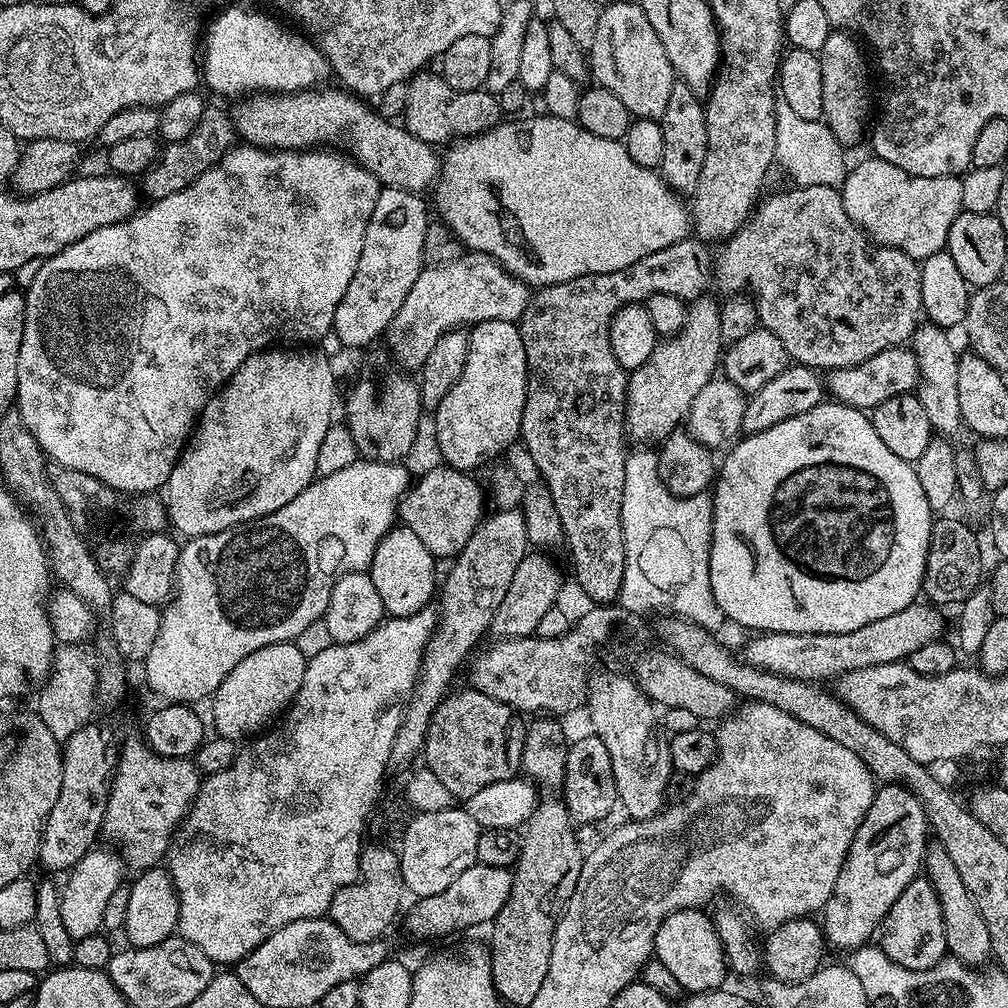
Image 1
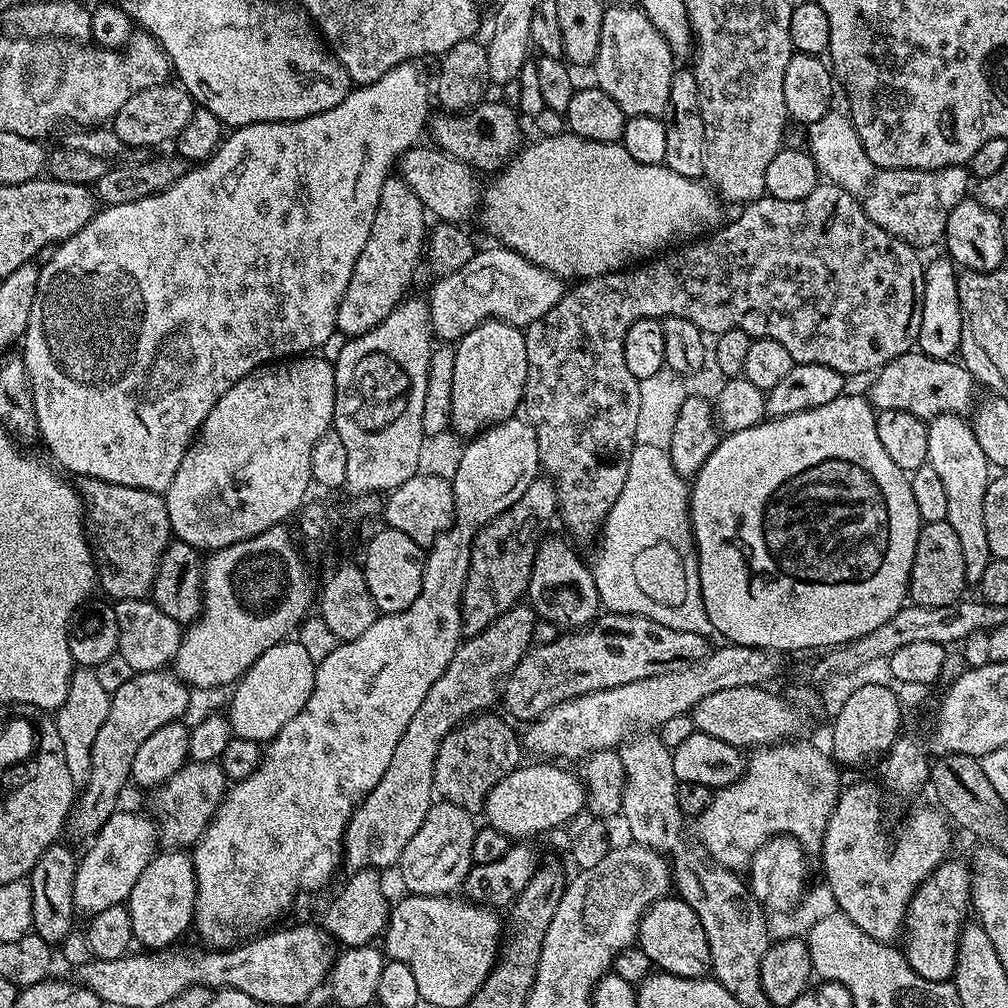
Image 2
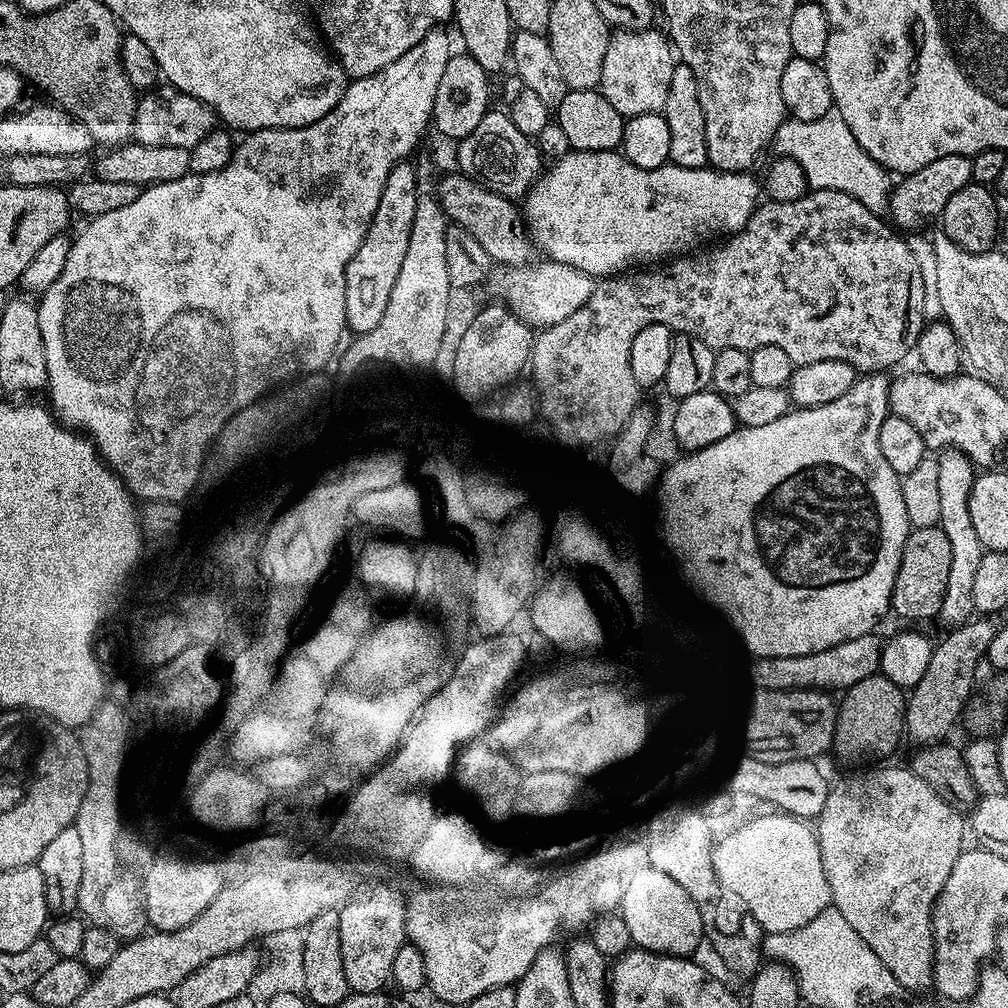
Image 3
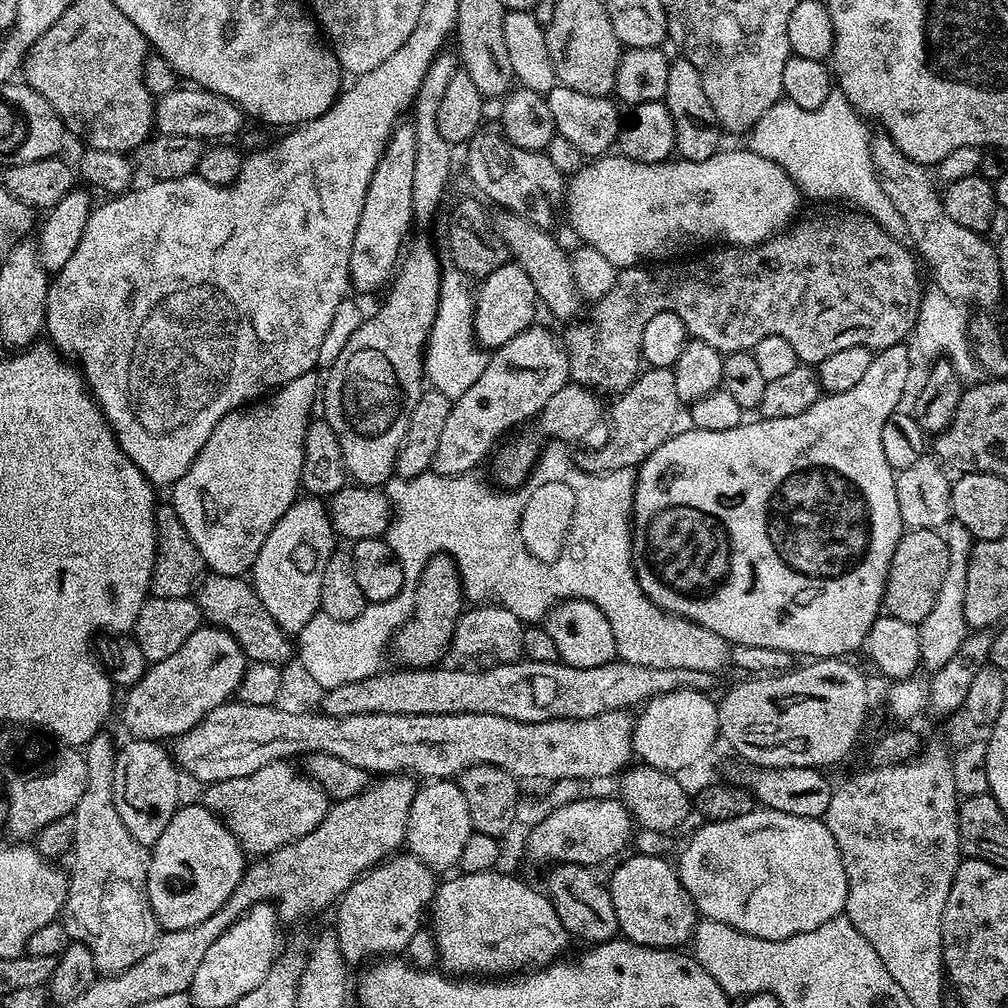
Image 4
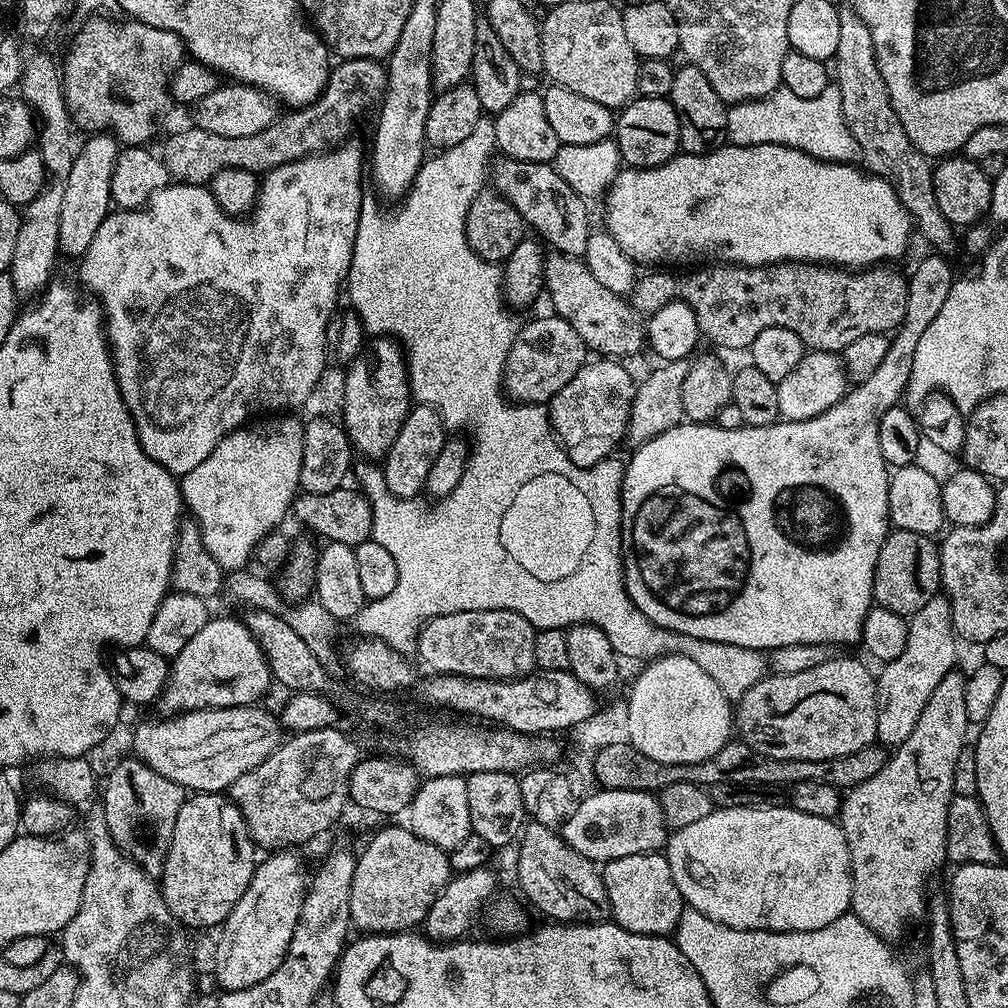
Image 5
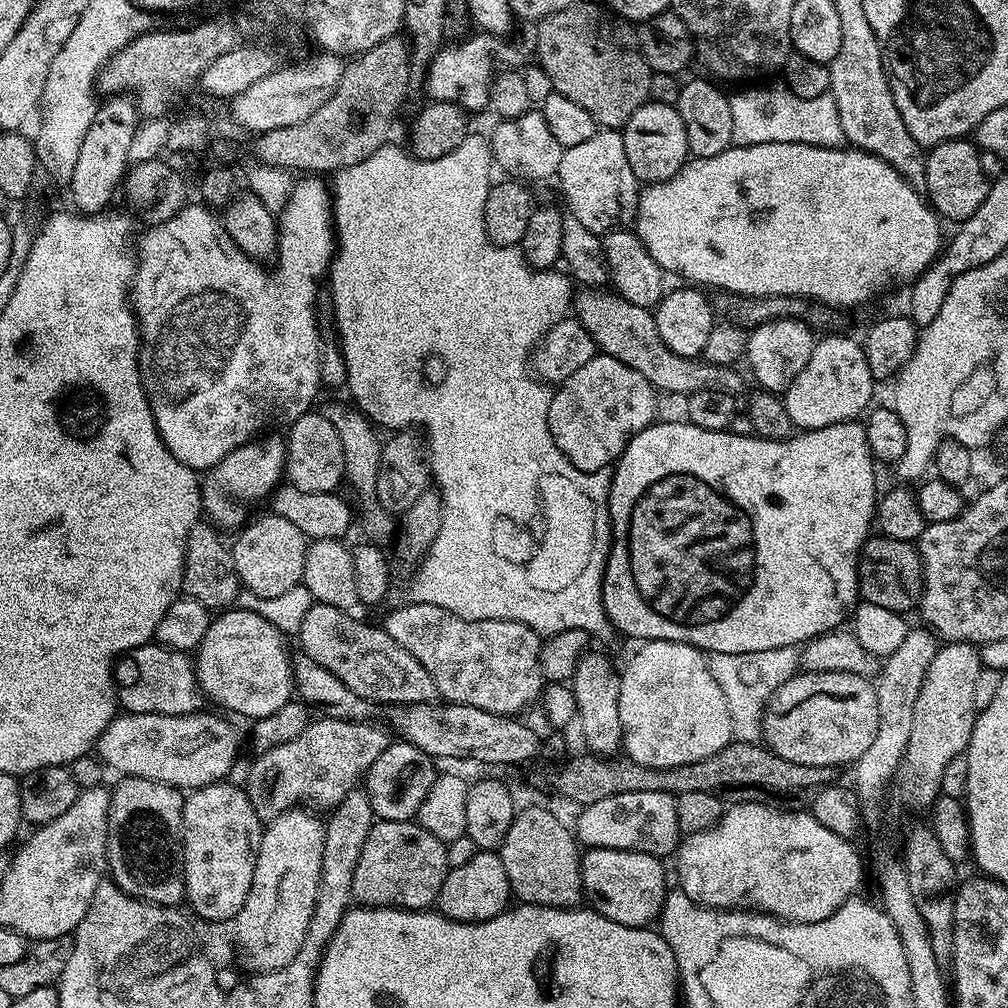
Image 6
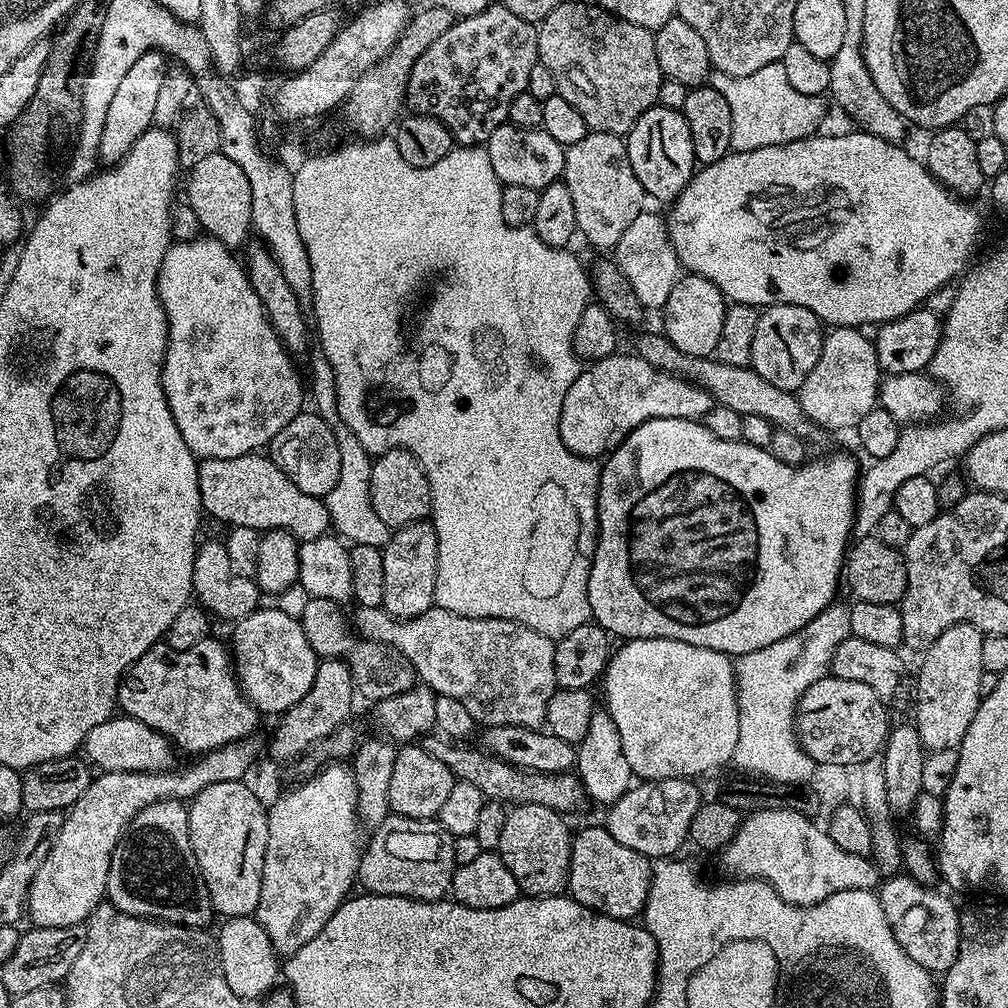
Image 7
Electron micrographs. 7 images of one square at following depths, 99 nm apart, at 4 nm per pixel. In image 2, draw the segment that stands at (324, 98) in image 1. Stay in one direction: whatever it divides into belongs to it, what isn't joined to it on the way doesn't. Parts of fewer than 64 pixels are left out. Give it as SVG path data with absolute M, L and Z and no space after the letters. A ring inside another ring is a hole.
M435 146L420 147L407 148L401 154L398 175L406 182L406 186L410 186L410 190L414 190L414 194L418 194L418 202L422 202L425 213L429 217L436 216L432 218L446 224L463 225L464 220L471 216L473 219L482 203L482 184L476 181L477 173L466 162L441 152Z

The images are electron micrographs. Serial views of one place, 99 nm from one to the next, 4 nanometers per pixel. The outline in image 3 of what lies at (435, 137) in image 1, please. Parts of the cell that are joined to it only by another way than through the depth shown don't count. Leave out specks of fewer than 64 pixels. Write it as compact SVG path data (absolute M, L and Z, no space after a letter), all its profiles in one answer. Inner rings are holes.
M489 110L482 122L478 122L478 126L474 126L468 137L459 141L455 148L456 160L464 167L461 169L465 173L509 198L527 196L529 188L536 183L542 171L542 153L537 141L522 134L522 130L514 126L514 122L504 110Z

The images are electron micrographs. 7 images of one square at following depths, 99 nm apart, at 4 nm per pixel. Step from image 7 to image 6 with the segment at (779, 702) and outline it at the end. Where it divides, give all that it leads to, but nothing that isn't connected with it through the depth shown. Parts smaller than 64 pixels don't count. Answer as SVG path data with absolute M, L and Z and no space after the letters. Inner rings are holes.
M795 647L775 648L746 654L722 654L709 652L708 669L714 674L714 682L726 698L726 710L730 710L733 741L741 744L755 744L762 736L764 707L768 700L791 676L797 675L800 667L800 653Z

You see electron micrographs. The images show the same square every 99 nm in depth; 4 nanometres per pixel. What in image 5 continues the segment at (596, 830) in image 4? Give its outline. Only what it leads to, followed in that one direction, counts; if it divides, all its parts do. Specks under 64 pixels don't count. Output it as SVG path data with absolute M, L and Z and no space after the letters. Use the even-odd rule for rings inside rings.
M614 788L596 790L585 798L574 814L570 814L568 820L559 825L558 831L570 847L578 850L578 854L596 861L600 866L630 854L660 852L670 833L662 806L653 793Z

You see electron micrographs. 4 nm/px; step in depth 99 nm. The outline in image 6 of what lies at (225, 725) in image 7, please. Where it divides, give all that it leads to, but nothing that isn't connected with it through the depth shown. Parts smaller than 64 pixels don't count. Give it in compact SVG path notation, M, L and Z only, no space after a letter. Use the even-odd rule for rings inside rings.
M155 642L143 644L116 660L114 683L116 699L124 712L166 714L173 718L183 718L202 708L202 693L196 680L193 657L189 653L176 652Z

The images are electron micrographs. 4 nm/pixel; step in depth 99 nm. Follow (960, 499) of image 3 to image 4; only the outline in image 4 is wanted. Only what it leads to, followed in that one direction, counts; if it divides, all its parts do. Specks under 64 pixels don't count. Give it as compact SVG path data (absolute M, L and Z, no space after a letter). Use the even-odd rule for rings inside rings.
M952 522L943 533L944 541L950 554L950 562L946 570L946 578L938 589L938 599L934 602L930 614L922 618L920 629L920 662L929 673L934 673L958 652L958 646L968 636L970 631L966 622L966 570L968 559L972 553L974 537L968 533L966 526Z

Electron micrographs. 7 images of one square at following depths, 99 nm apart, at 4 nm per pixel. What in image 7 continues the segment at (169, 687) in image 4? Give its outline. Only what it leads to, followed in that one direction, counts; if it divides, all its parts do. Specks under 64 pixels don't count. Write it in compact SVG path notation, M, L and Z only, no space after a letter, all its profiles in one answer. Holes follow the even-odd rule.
M261 606L250 613L246 618L235 621L230 640L230 652L234 657L234 671L240 682L240 690L256 708L257 713L276 712L283 714L290 710L314 686L314 674L318 657L310 642L306 642L306 634L302 630L299 619L290 614L282 614L274 606Z

